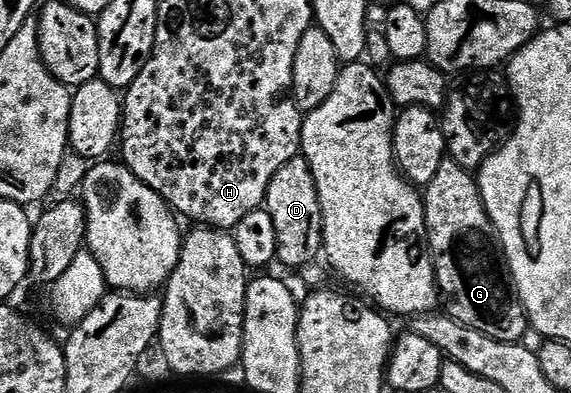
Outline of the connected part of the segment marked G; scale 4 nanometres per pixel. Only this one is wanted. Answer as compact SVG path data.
M446 159L439 163L435 179L431 179L431 183L424 186L423 196L429 251L433 255L437 288L444 312L461 325L483 331L483 335L491 335L491 339L499 339L503 343L521 342L523 335L531 328L529 316L525 313L517 288L511 284L505 248L501 246L501 238L497 236L493 220L487 215L487 207L481 198L481 188L477 186L476 176L470 170L459 167L459 163Z

